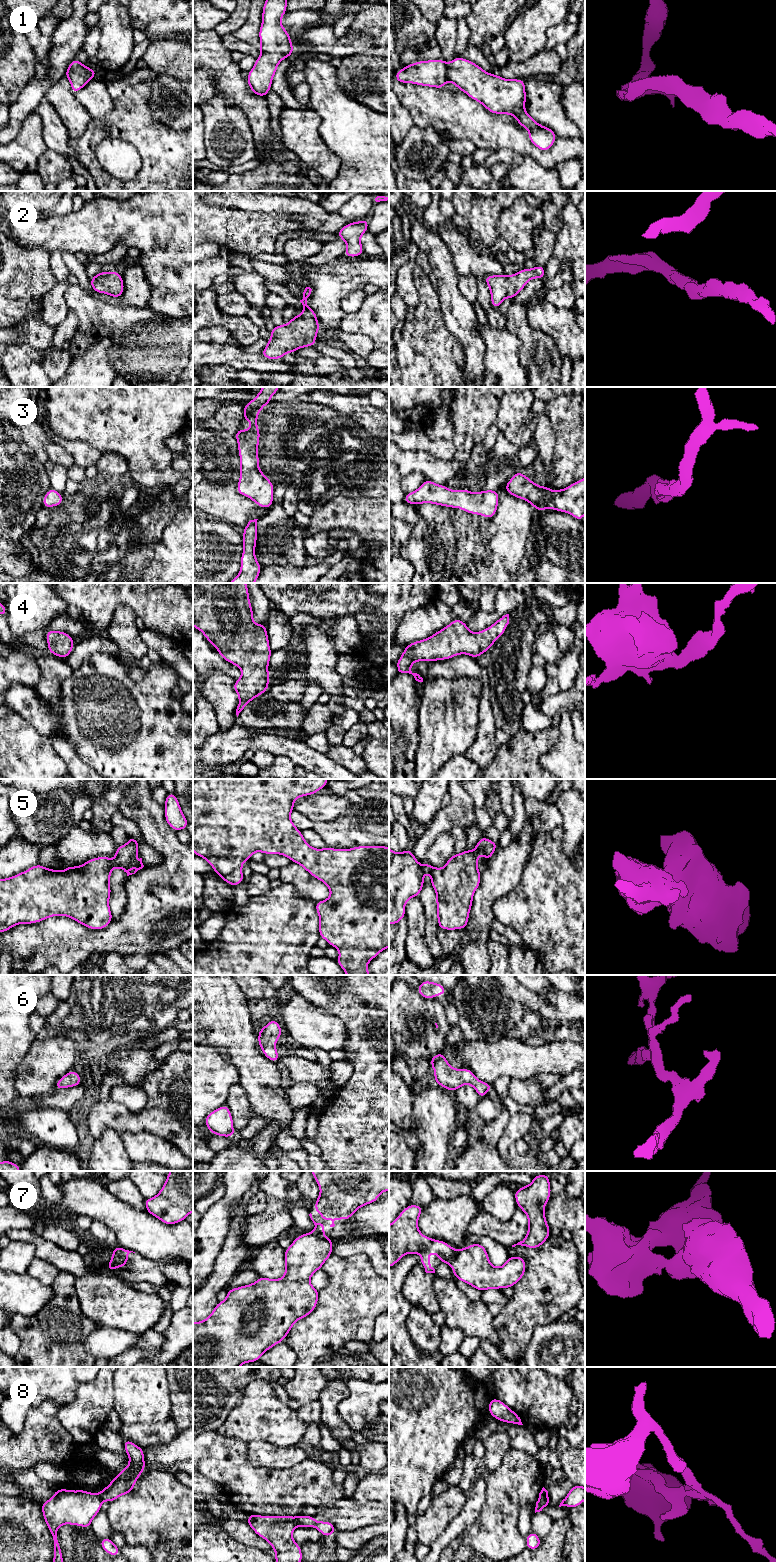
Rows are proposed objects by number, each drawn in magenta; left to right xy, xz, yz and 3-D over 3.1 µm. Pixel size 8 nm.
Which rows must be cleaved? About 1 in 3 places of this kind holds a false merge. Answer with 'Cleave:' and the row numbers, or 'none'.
Cleave: 7, 8

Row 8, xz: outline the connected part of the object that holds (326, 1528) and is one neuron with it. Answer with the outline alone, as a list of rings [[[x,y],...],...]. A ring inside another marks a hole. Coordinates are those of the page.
[[[299,1515],[296,1517],[298,1526],[302,1527],[314,1527],[318,1529],[321,1533],[321,1536],[333,1536],[333,1534],[336,1532],[335,1526],[329,1522],[329,1521],[321,1521],[318,1522],[315,1520],[314,1516],[304,1516]]]

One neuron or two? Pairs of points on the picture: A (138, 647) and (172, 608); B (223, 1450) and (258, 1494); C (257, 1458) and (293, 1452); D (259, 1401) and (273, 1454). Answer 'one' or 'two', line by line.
A: two
B: one
C: one
D: two

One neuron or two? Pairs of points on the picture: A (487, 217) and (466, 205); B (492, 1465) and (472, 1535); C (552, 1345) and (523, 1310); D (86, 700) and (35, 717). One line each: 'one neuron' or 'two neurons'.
A: one neuron
B: two neurons
C: two neurons
D: one neuron

